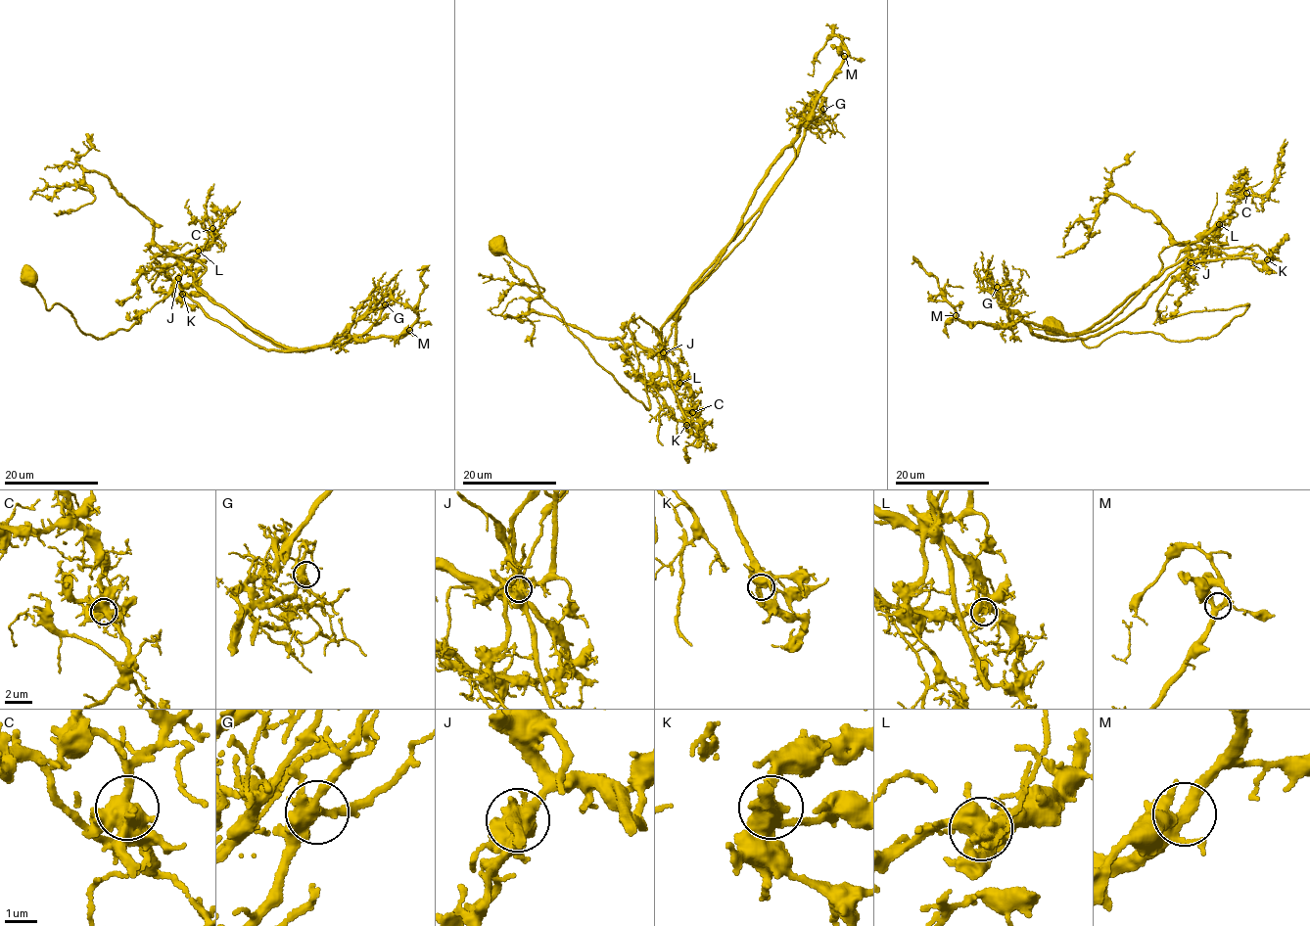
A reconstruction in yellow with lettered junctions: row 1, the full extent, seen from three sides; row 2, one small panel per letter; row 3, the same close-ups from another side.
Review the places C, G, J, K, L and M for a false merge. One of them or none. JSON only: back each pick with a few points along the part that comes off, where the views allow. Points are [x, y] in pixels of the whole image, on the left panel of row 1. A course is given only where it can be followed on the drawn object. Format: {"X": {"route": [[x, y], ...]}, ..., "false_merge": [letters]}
{"J": {"route": [[178, 278], [267, 349], [333, 345], [275, 346], [198, 290], [188, 256], [154, 258], [154, 292]]}, "false_merge": ["J"]}

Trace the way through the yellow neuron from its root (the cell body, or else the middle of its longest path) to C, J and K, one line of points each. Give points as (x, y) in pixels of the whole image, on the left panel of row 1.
C: (31, 277), (46, 309), (65, 306), (102, 339), (167, 296), (179, 260), (204, 251), (212, 228)
J: (31, 277), (46, 309), (65, 306), (81, 333), (102, 339), (129, 330), (178, 278)
K: (31, 277), (46, 309), (65, 306), (81, 333), (102, 339), (129, 330), (180, 278), (182, 294)

